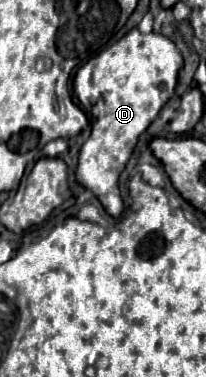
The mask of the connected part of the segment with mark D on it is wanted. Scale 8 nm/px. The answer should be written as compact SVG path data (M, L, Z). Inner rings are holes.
M132 29L118 43L90 59L74 77L74 94L92 127L88 141L80 149L76 179L100 199L108 215L114 218L120 217L125 210L118 177L138 143L138 137L174 95L180 69L182 55L168 37L158 33L144 35L138 29Z

